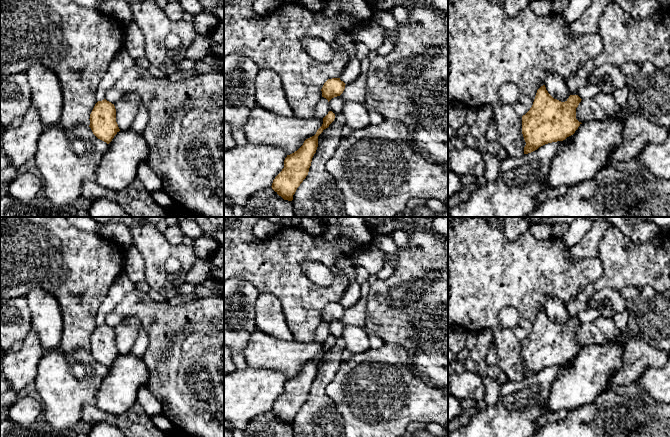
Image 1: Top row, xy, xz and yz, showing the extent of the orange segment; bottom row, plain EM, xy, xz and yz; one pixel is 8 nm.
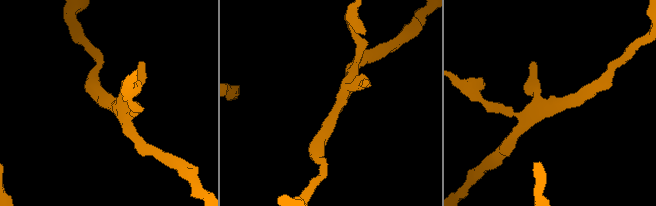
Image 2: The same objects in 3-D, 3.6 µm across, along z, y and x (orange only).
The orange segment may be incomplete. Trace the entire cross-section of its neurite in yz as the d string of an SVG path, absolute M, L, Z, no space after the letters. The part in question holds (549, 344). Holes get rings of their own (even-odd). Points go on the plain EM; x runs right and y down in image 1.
M541 310L530 334L522 340L522 358L526 369L524 378L573 359L582 348L576 343L576 332L581 326L578 319L570 319L565 326L554 323Z

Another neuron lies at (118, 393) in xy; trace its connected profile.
M131 353L119 355L96 393L95 406L113 415L123 414L135 402L139 389L147 385L149 371L142 358Z

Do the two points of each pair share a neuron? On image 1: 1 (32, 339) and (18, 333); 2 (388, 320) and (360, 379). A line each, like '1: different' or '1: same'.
1: different
2: different

